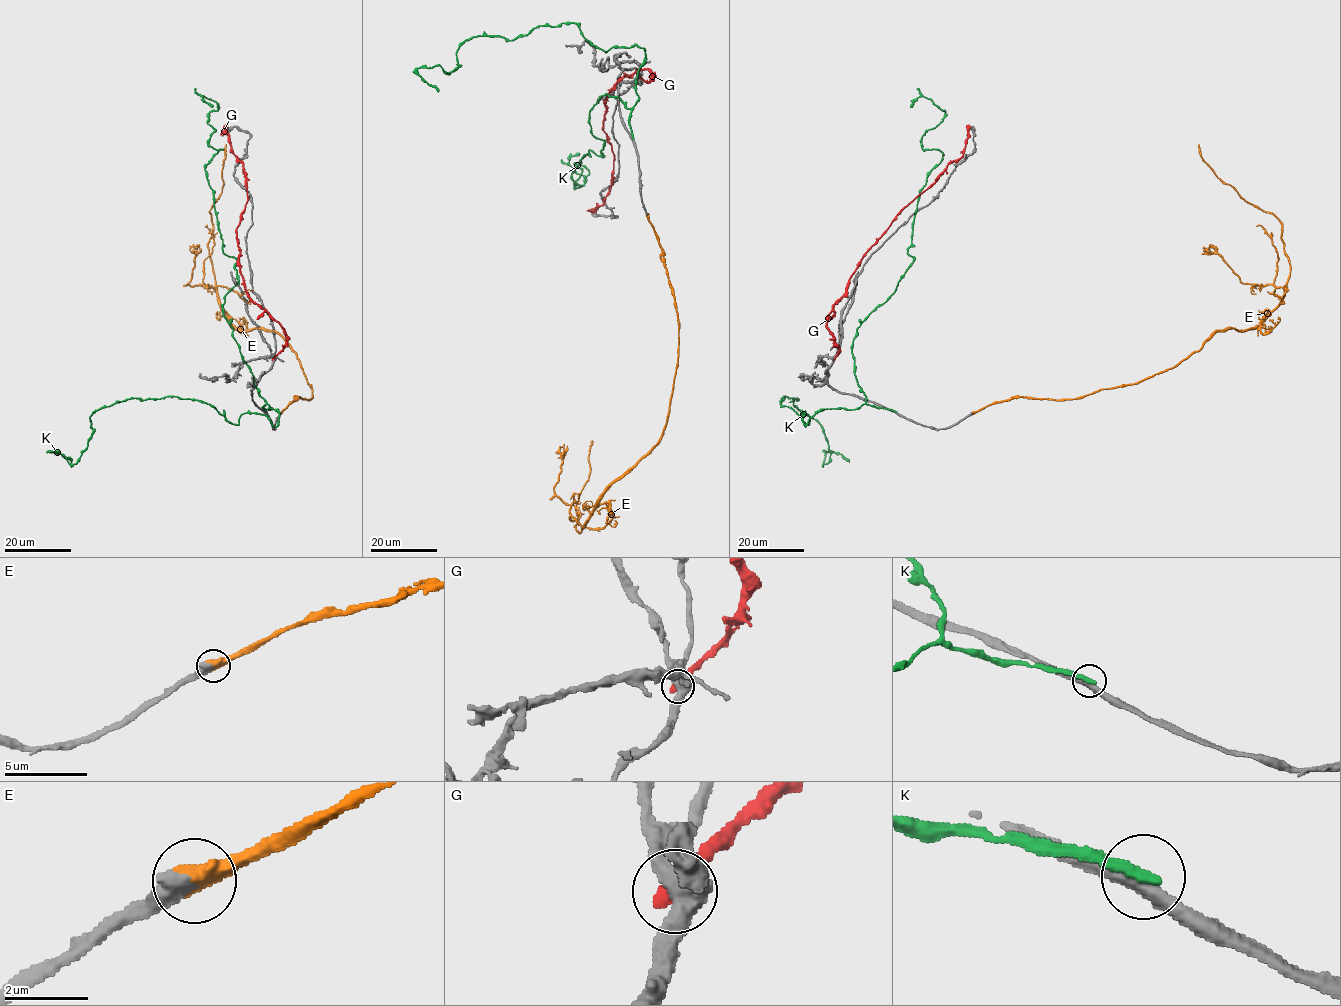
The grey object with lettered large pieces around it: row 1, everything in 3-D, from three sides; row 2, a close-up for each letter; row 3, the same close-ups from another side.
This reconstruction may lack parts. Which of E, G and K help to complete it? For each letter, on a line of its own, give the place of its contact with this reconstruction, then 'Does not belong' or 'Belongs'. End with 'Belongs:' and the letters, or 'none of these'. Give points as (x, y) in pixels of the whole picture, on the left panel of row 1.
E: Touches grey at (281, 412). Belongs
G: Touches grey at (273, 359). Does not belong
K: Touches grey at (266, 411). Does not belong
Belongs: E

